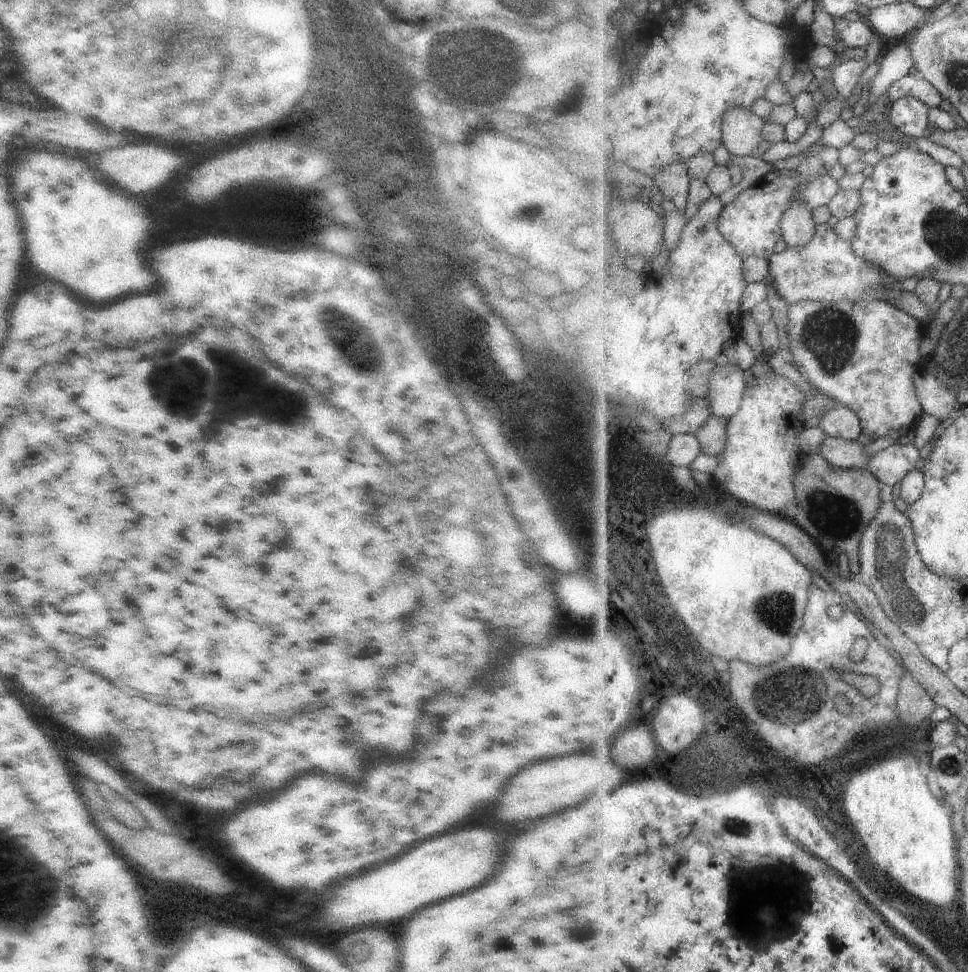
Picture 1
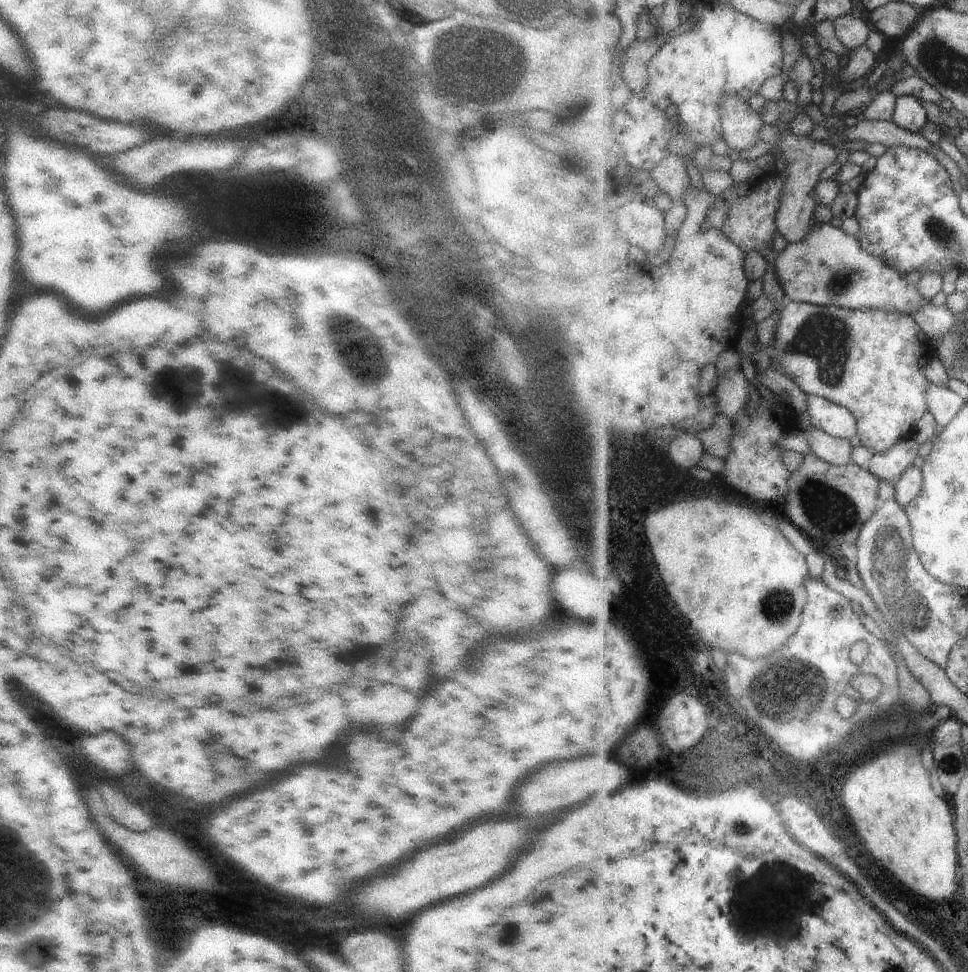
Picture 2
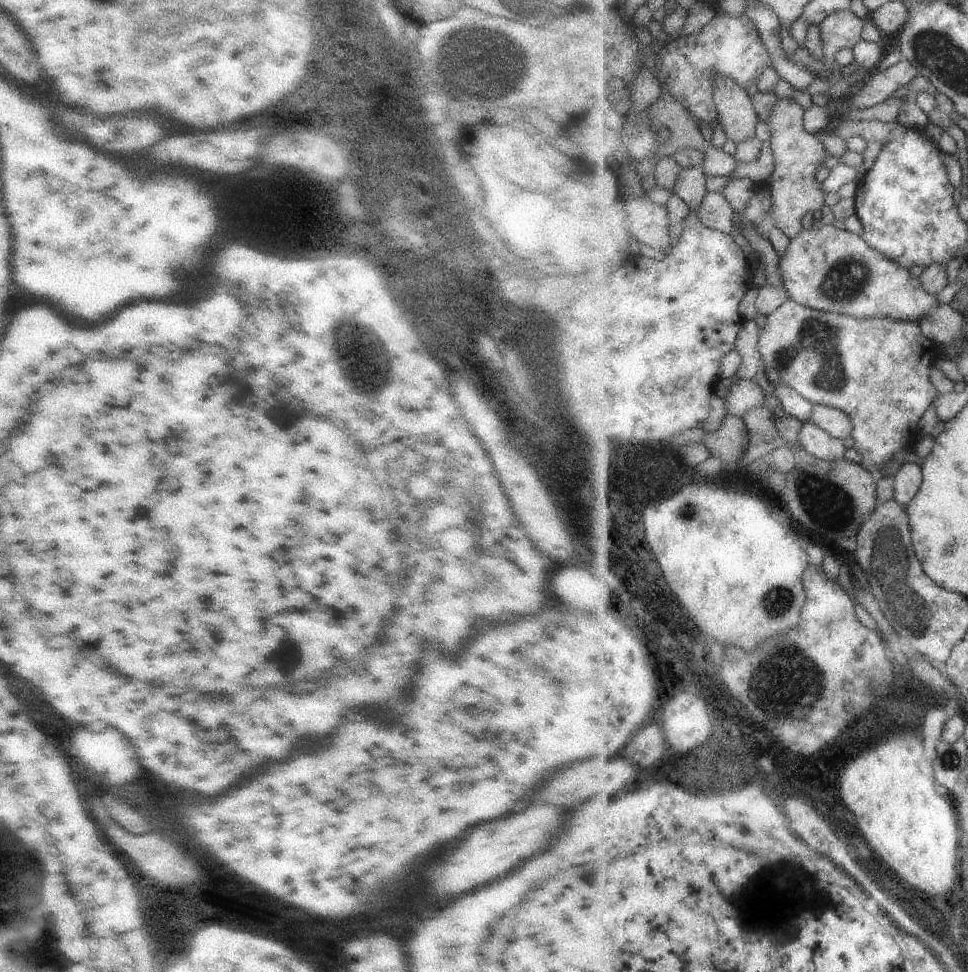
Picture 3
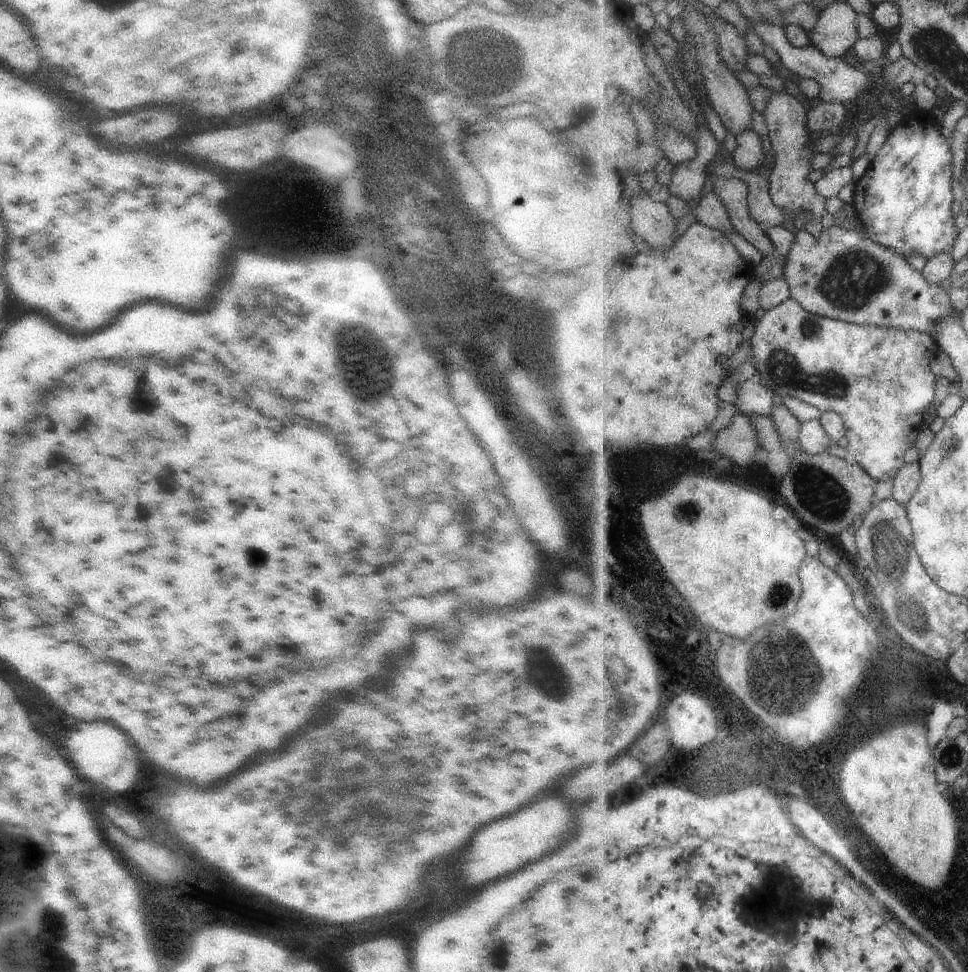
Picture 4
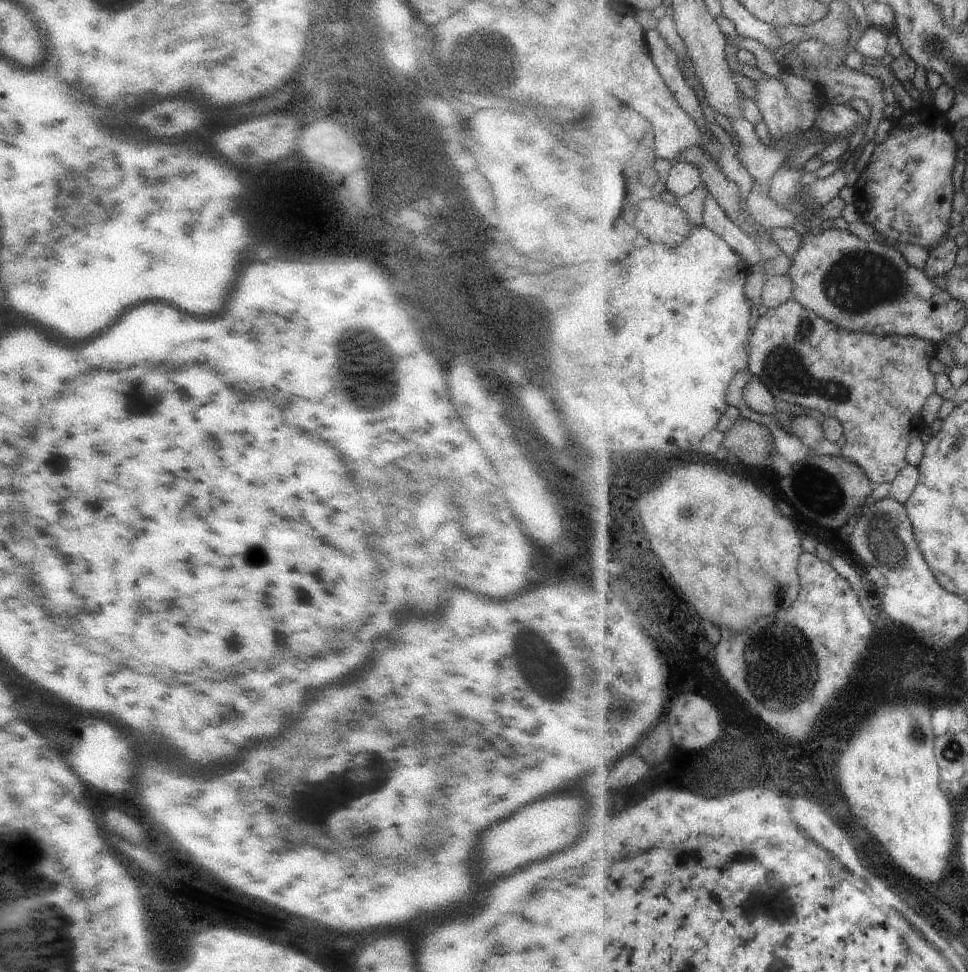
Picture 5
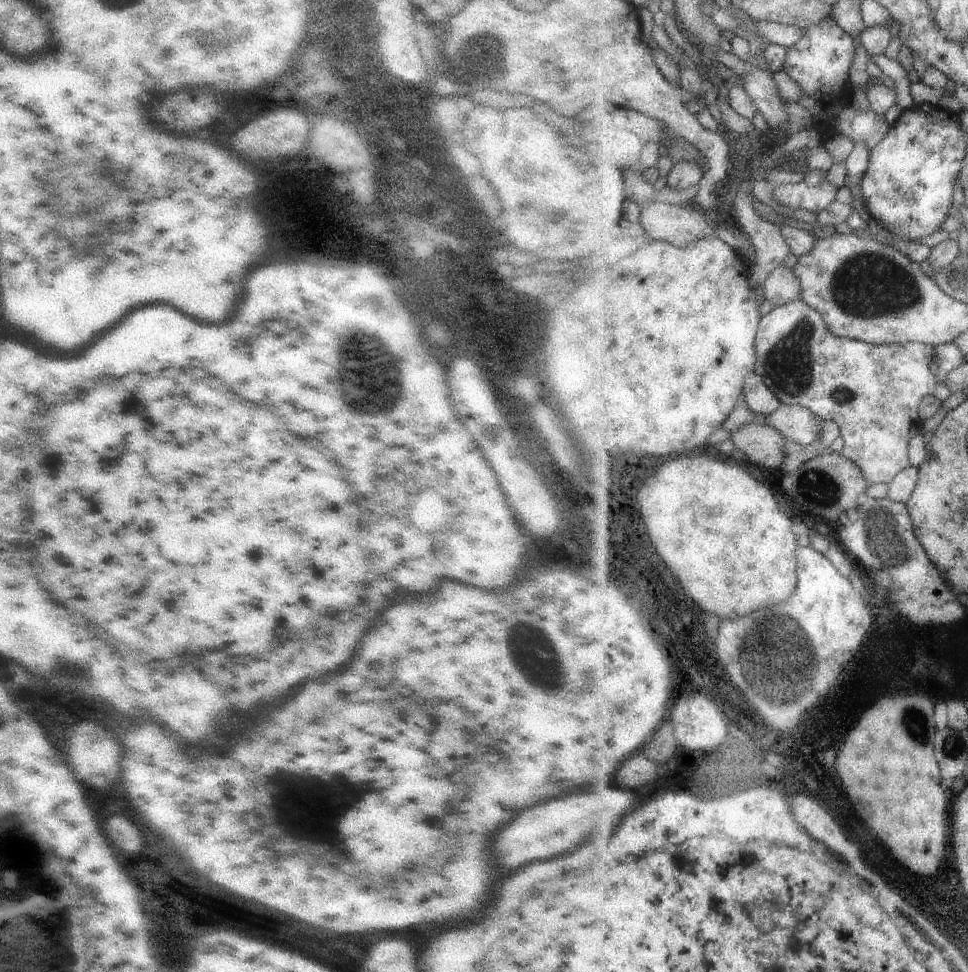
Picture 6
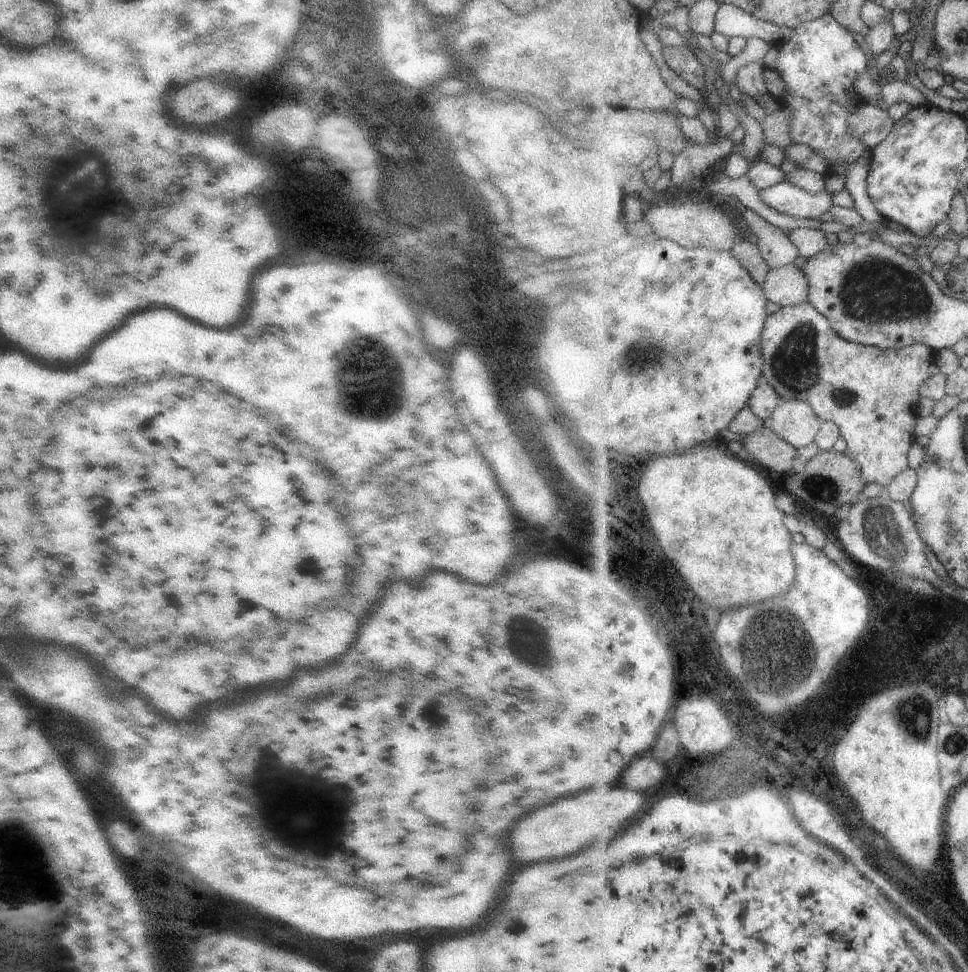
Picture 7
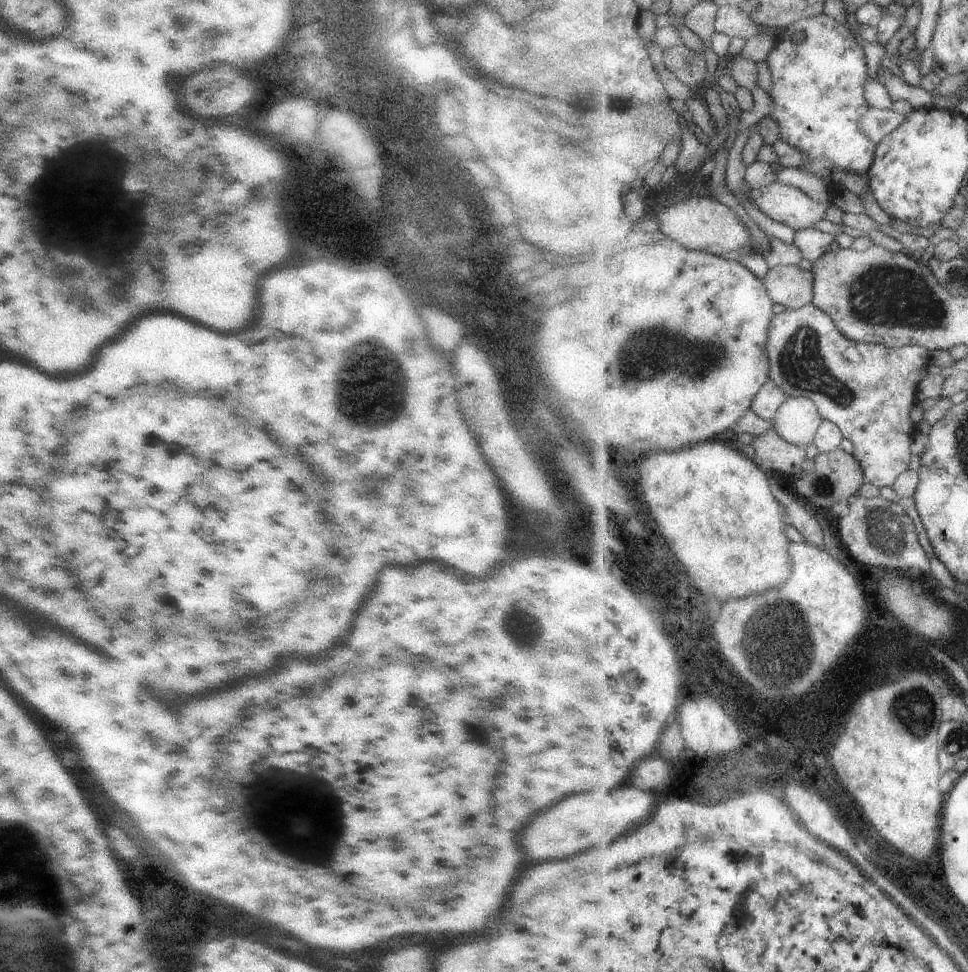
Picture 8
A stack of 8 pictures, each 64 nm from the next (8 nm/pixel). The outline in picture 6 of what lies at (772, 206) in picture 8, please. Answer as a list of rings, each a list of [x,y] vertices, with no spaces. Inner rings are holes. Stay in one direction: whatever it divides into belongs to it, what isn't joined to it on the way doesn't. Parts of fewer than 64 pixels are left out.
[[[827,181],[821,182],[819,186],[807,186],[801,182],[773,187],[770,196],[776,204],[786,208],[798,208],[818,215],[836,201],[839,190]]]

